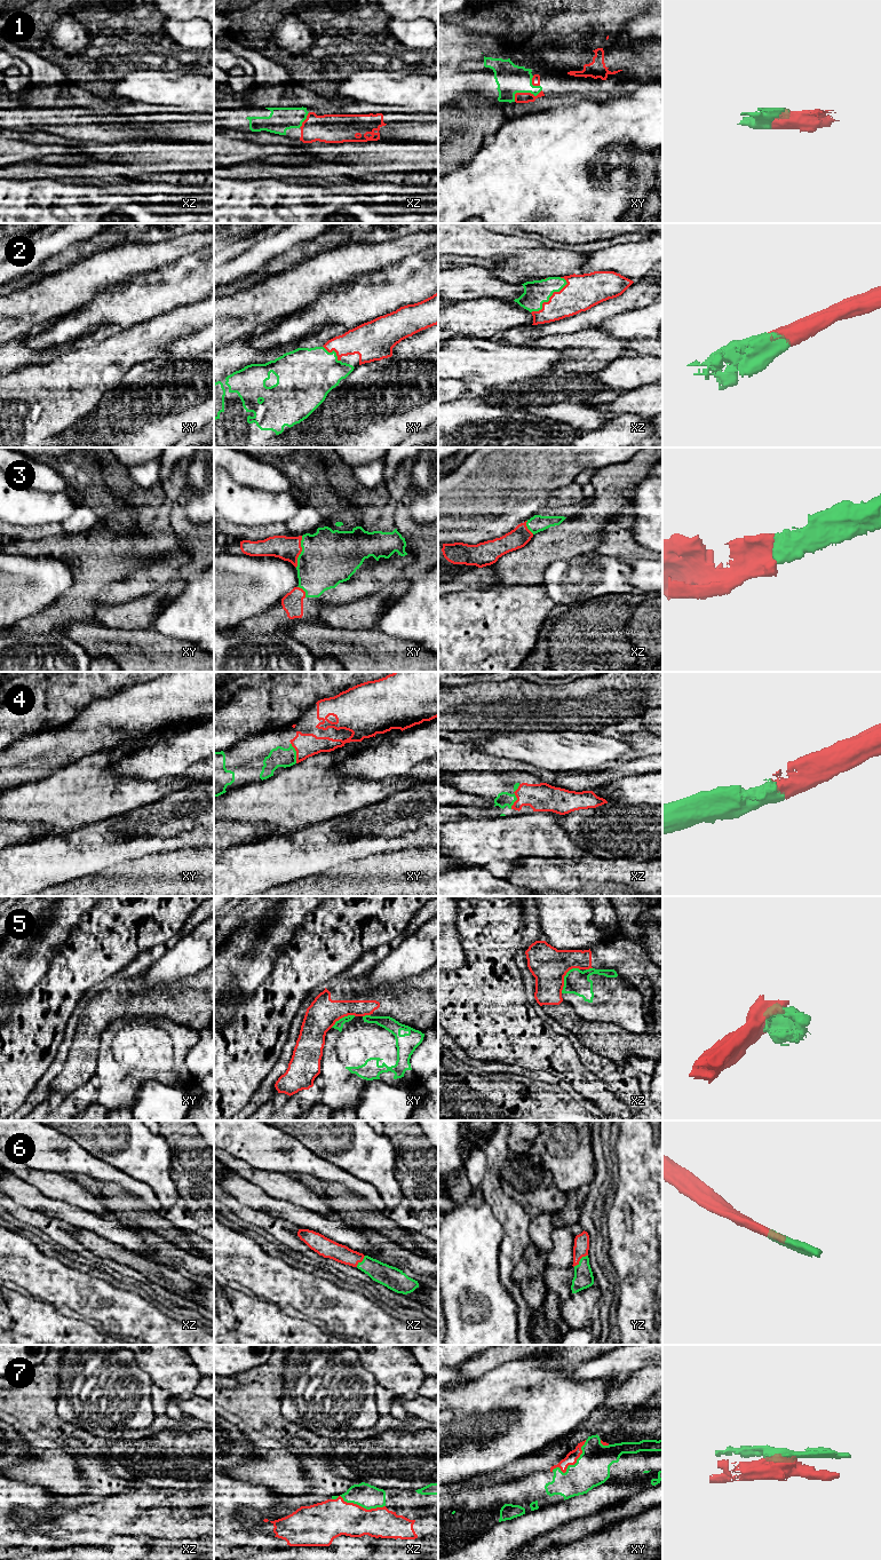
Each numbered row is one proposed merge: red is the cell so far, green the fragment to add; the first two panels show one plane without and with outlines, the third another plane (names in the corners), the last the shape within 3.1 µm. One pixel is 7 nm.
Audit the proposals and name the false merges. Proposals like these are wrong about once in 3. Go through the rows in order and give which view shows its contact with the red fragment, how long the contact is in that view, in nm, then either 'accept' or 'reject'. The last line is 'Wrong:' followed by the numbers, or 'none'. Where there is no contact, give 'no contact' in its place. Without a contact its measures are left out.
1: meets red in xy; contact 220 nm long; accept
2: meets red in xz; contact 340 nm long; accept
3: meets red in xy; contact 220 nm long; accept
4: meets red in xz; contact 190 nm long; accept
5: meets red in xz; contact 220 nm long; reject
6: meets red in yz; contact 130 nm long; accept
7: meets red in xz; contact 380 nm long; accept
Wrong: 5

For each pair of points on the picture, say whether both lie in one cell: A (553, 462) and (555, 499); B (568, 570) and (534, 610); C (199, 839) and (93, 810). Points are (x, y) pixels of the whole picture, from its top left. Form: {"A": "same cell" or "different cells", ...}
{"A": "different cells", "B": "different cells", "C": "different cells"}

